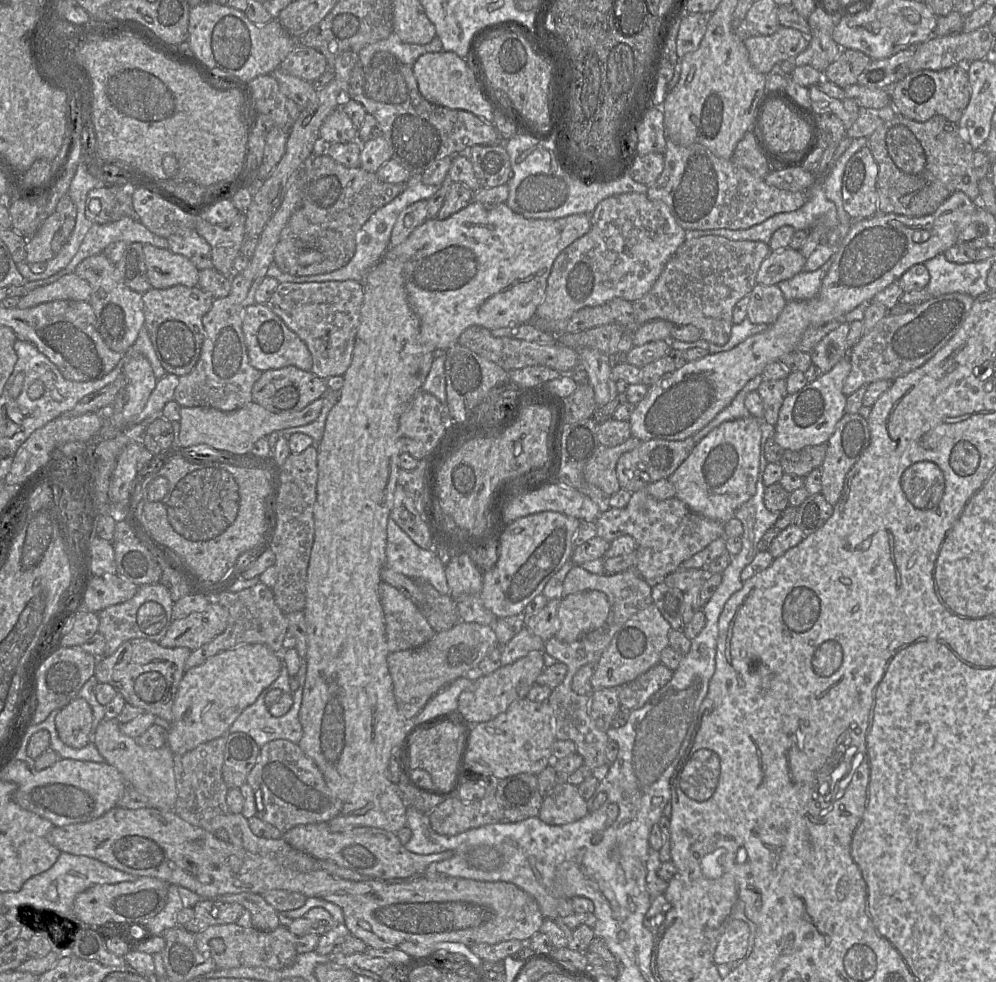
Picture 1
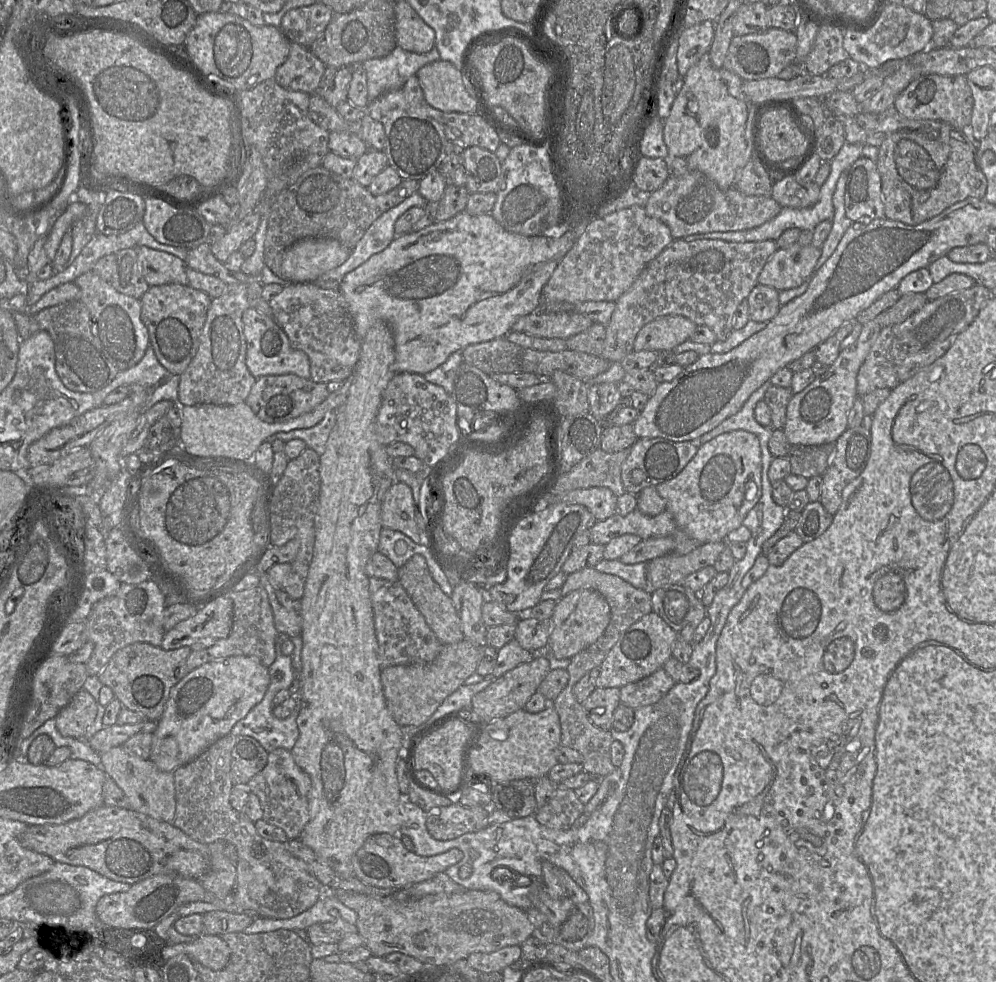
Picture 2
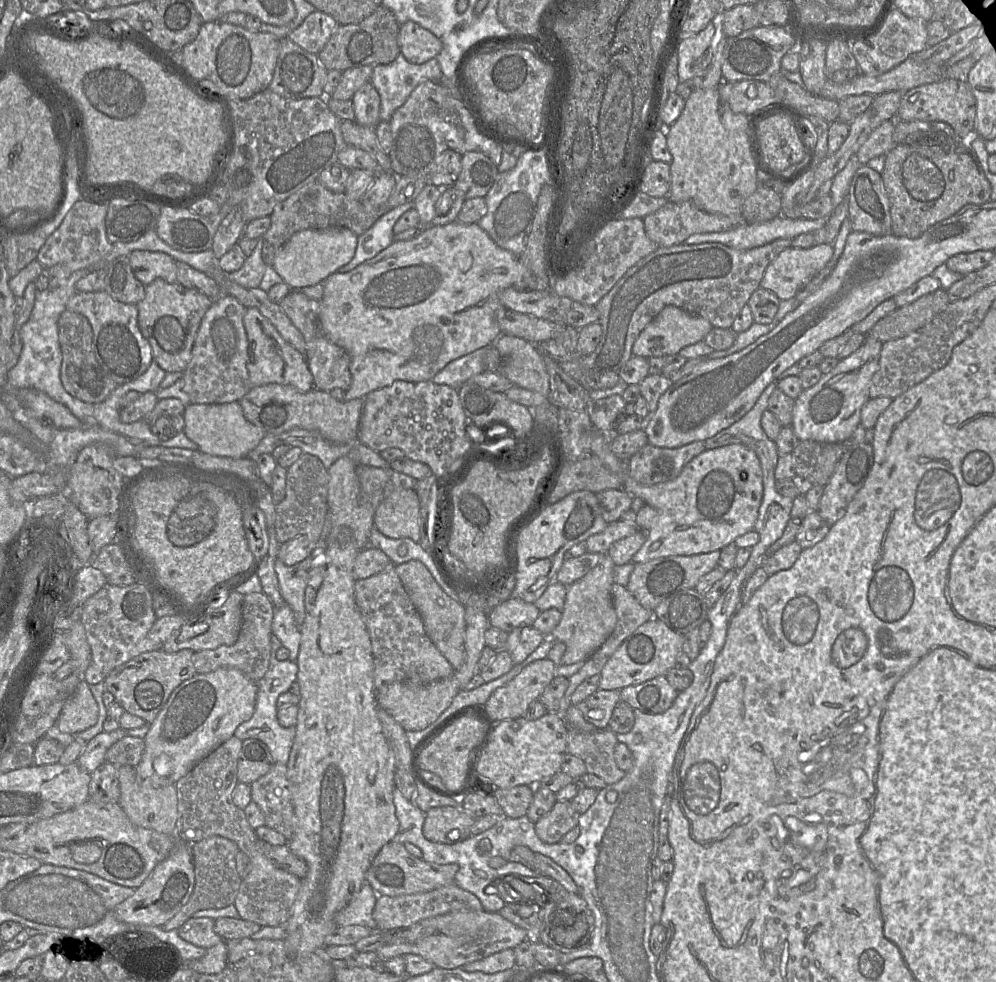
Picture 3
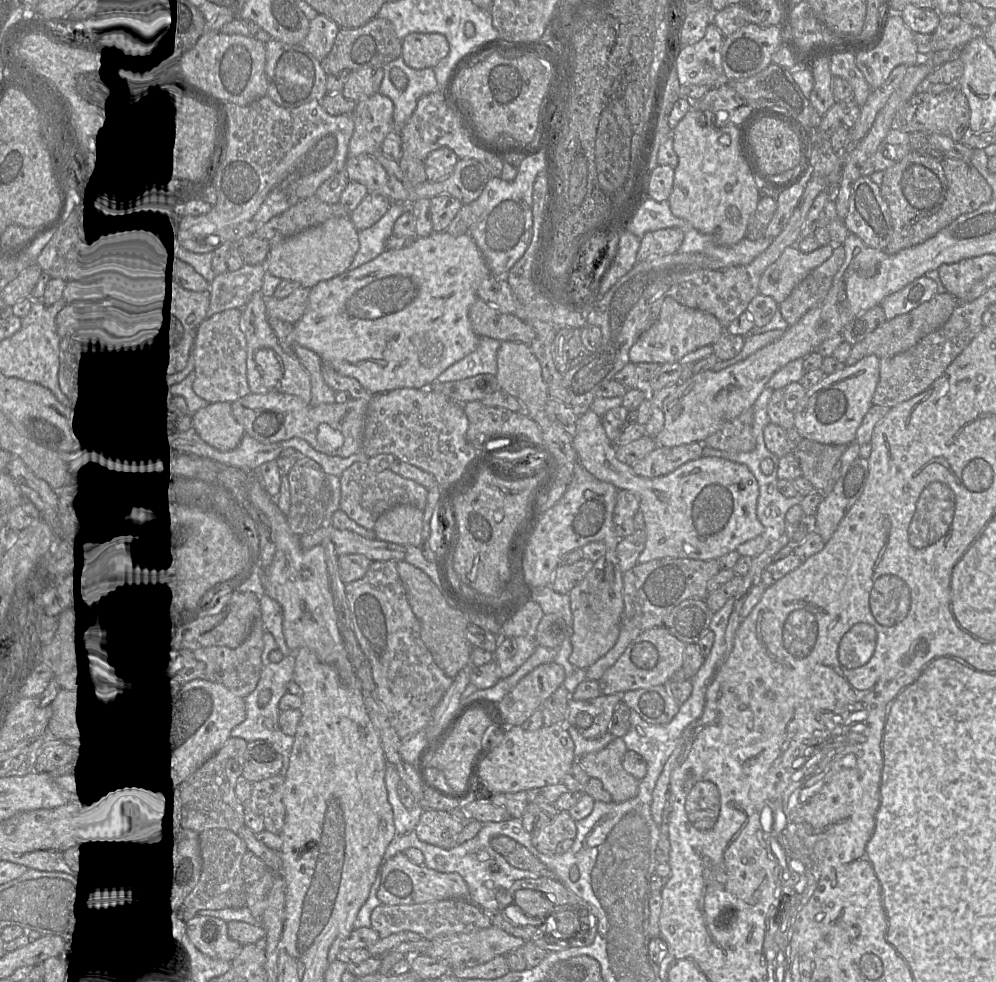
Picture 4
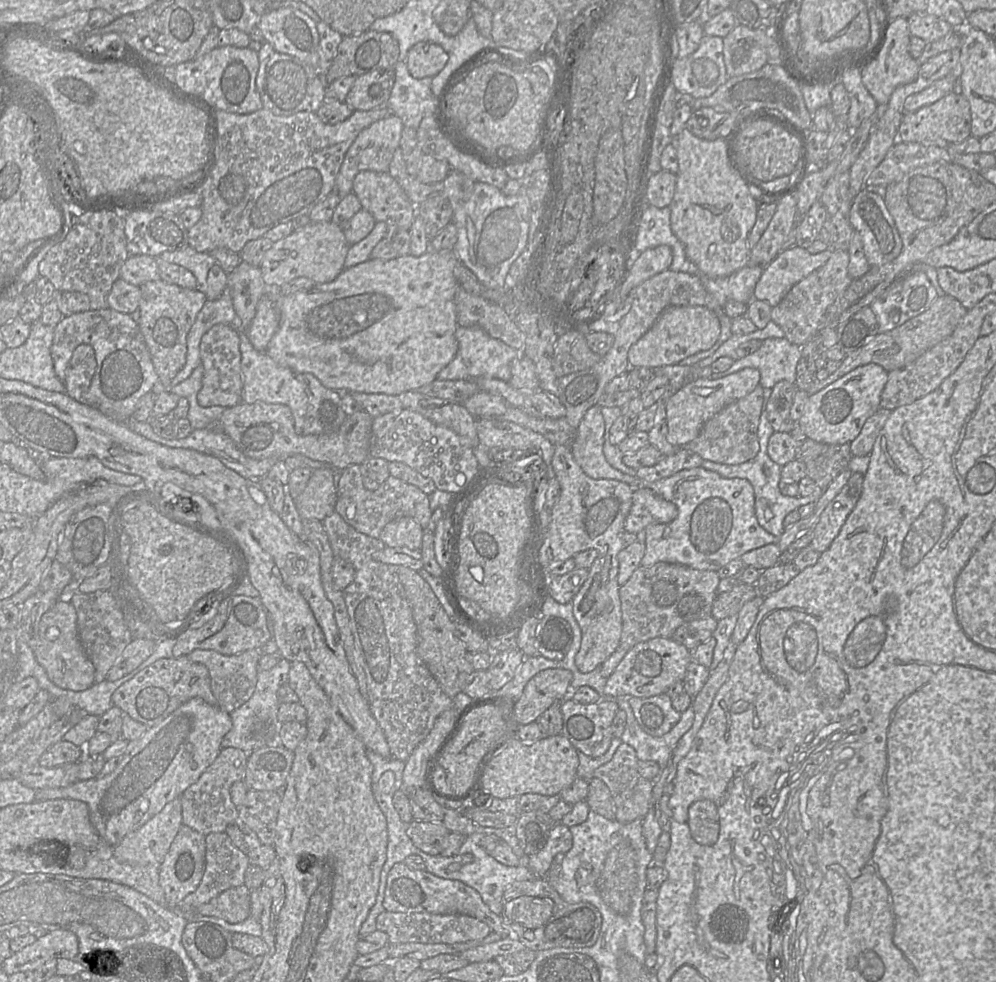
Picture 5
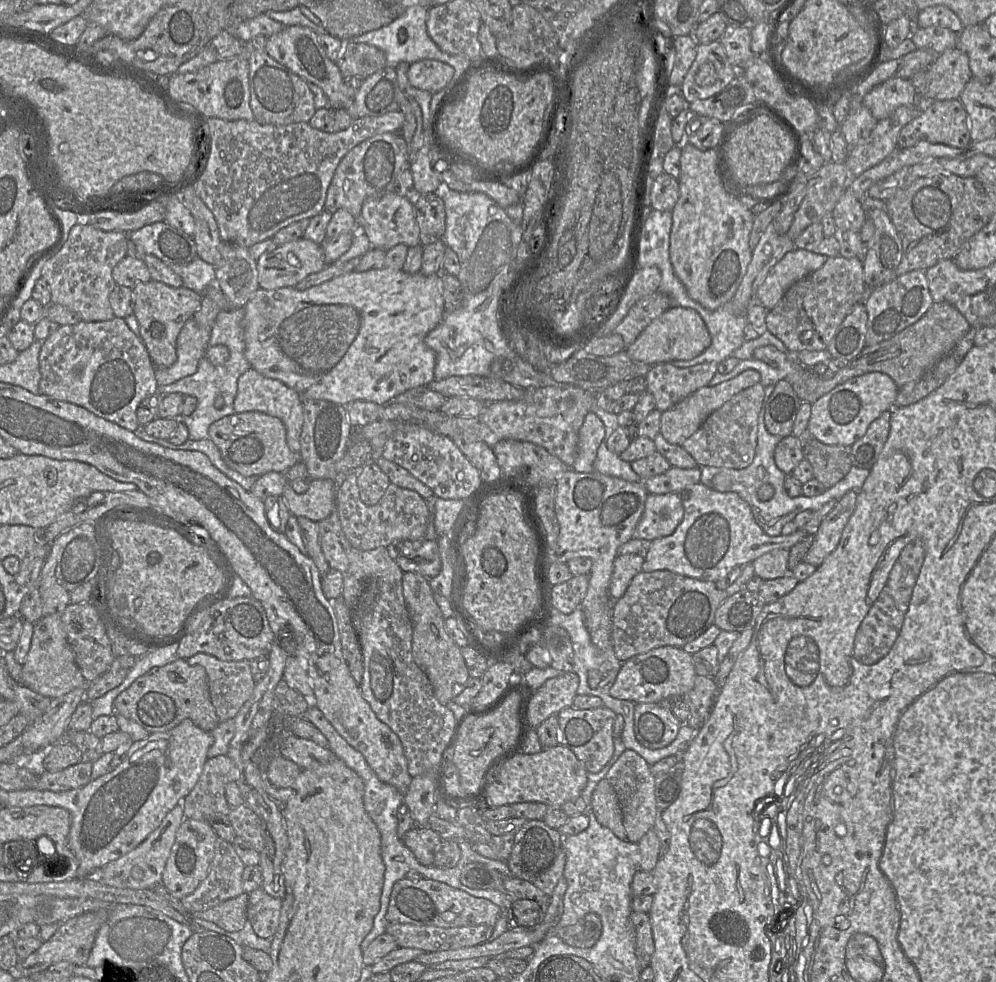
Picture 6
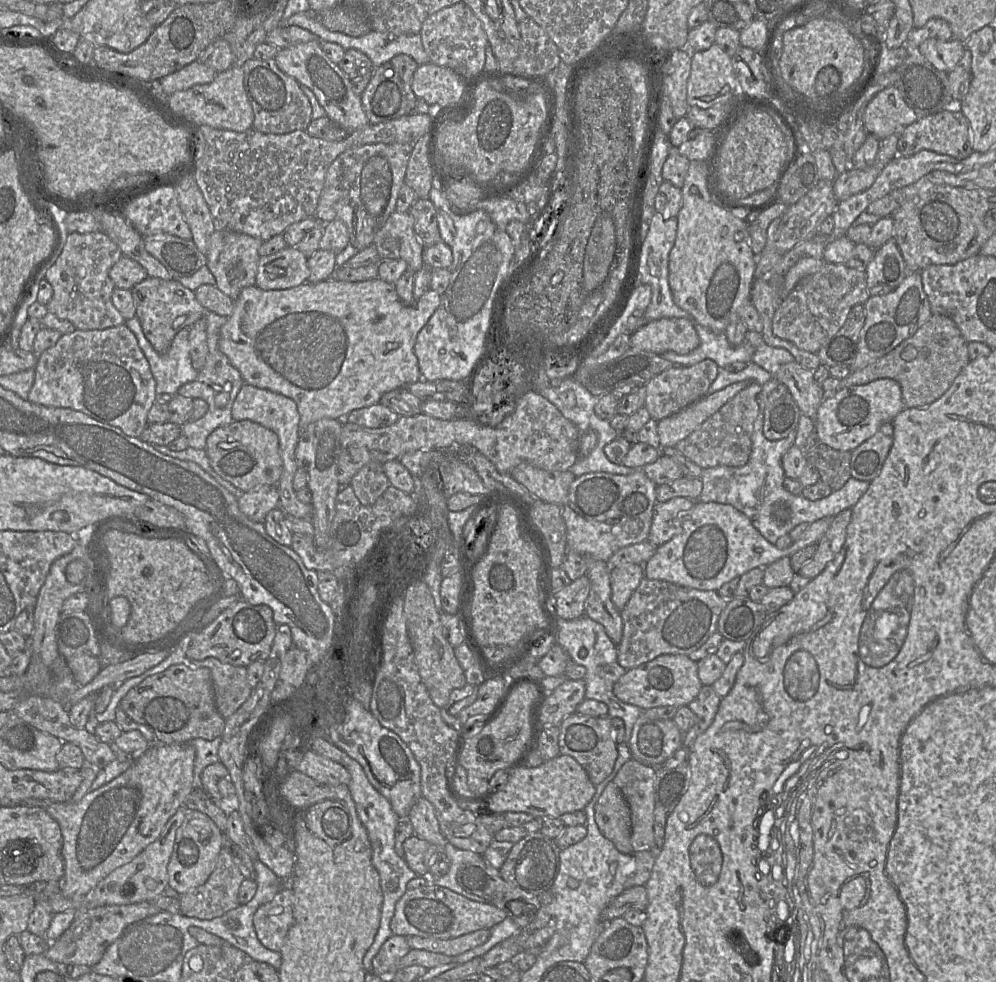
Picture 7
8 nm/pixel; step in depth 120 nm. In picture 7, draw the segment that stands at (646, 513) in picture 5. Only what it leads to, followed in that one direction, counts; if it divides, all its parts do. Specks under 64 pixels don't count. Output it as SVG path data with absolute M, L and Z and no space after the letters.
M675 497L666 502L657 502L653 509L653 518L648 541L660 546L682 531L683 520L691 511L695 500Z

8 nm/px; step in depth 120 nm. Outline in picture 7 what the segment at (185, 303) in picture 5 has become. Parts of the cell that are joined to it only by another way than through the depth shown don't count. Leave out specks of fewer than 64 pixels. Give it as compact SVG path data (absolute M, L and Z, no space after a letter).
M147 277L132 289L143 333L153 348L160 354L165 354L171 347L176 334L186 327L191 327L197 320L204 317L206 309L198 302L195 292L181 285L178 280L163 280Z

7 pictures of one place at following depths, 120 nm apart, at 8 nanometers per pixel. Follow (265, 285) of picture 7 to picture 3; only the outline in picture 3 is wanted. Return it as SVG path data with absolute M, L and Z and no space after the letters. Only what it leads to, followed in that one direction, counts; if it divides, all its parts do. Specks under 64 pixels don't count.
M344 227L301 230L293 234L277 252L272 267L292 290L323 282L354 257L358 236Z

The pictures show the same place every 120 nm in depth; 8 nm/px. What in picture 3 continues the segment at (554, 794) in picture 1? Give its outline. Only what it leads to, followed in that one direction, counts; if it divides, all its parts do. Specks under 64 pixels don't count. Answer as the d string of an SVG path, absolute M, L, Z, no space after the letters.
M556 801L551 811L535 823L535 832L545 843L561 842L562 837L578 825L580 815L571 801Z

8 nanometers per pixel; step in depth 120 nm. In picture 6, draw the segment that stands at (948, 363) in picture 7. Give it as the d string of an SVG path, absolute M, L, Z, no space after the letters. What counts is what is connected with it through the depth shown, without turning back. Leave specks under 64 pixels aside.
M934 302L914 324L888 340L865 346L855 359L849 361L831 379L822 380L819 375L812 371L812 368L804 368L802 378L791 386L801 402L809 402L810 404L848 379L869 372L887 374L900 388L907 383L921 379L940 359L953 350L970 328L966 318L952 304Z

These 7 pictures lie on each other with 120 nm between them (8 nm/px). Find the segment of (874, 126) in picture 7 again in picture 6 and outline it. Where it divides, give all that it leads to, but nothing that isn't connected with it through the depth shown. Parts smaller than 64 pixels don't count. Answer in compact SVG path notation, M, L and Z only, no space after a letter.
M898 77L873 87L863 98L863 104L877 121L888 118L900 106L915 106L921 112L929 102L916 93L910 79Z

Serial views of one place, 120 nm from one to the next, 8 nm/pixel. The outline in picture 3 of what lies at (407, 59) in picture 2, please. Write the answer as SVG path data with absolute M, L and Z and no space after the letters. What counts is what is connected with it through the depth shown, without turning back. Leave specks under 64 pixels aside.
M399 53L391 63L373 66L370 82L380 96L380 120L389 122L395 110L406 102L419 84L441 82L442 77L436 58L423 64L413 64Z

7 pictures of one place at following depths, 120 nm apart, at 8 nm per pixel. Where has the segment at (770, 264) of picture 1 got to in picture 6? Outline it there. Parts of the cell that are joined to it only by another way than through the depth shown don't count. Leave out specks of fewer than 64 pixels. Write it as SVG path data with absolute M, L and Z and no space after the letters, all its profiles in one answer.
M795 248L787 252L769 271L756 291L758 303L768 311L774 308L785 292L824 265L828 257L813 251Z

